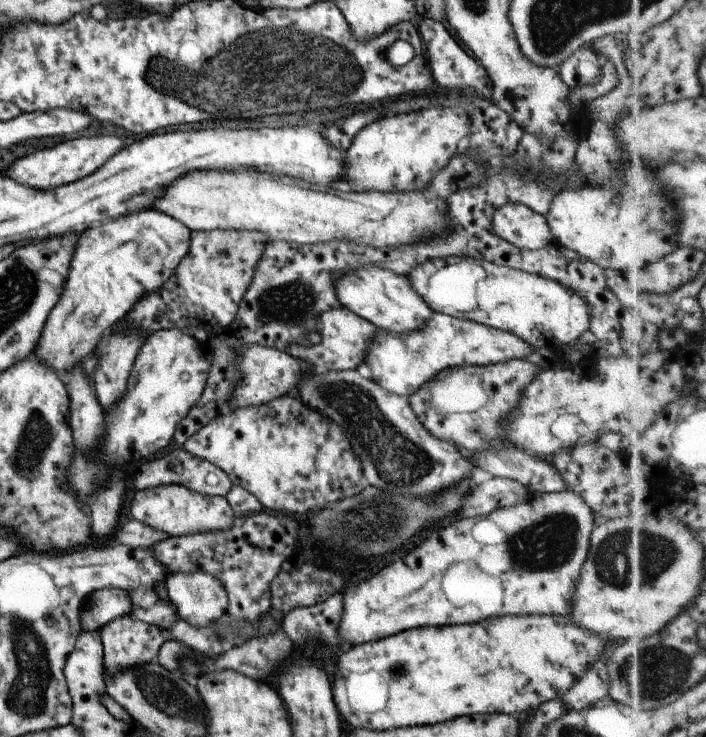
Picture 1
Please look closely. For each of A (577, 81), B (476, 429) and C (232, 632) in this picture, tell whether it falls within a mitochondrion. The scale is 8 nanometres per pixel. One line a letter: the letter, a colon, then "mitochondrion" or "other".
A: other
B: mitochondrion
C: mitochondrion

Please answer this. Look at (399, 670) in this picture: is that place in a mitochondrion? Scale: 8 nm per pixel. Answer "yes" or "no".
yes

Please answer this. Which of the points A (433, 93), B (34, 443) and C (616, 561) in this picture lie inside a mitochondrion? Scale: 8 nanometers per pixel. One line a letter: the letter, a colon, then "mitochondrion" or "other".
A: other
B: mitochondrion
C: mitochondrion

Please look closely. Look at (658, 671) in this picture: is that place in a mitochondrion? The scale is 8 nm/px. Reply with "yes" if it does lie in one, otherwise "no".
yes

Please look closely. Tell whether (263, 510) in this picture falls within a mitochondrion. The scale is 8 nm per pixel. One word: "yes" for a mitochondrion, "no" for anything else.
no

